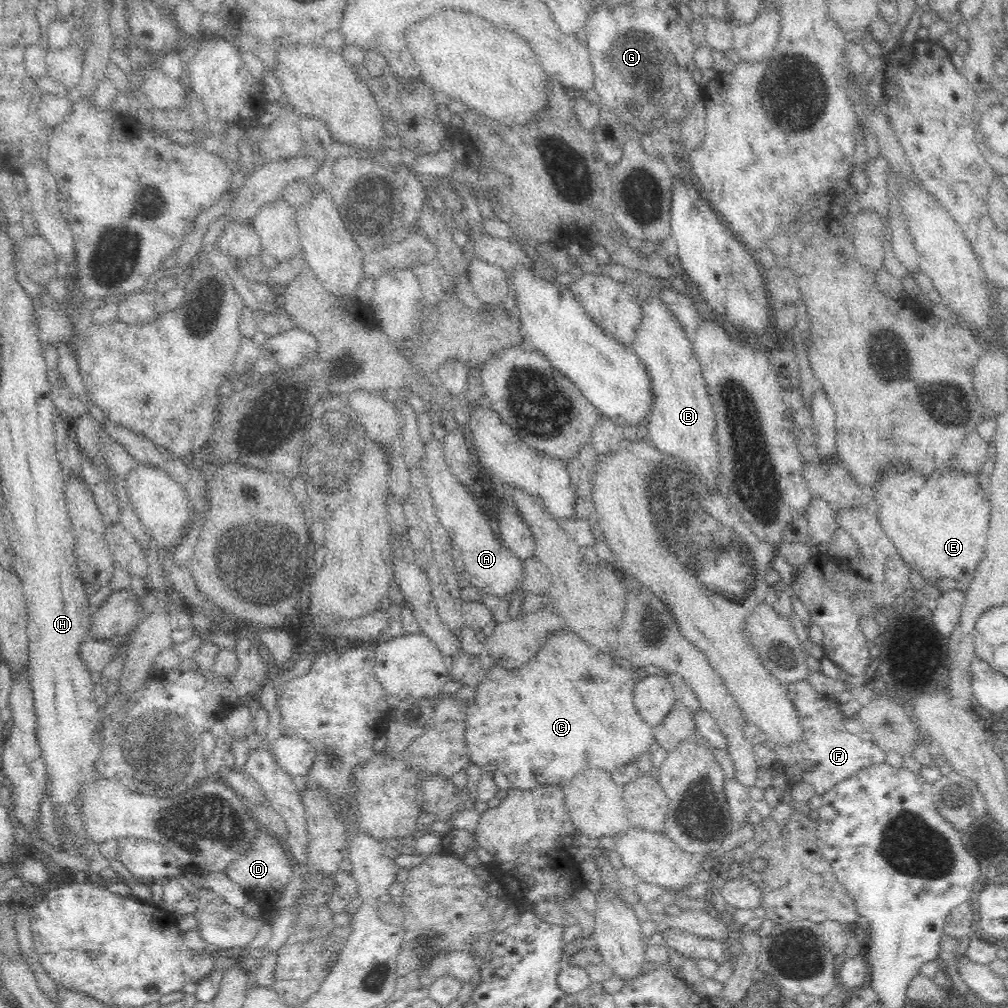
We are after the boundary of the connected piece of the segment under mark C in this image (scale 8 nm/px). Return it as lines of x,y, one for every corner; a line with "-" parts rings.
564,629
549,633
549,636
537,652
537,656
534,656
529,664
524,666
524,668
520,668
520,670
509,672
498,666
487,666
484,679
475,688
476,694
474,694
474,700
466,704
464,739
468,753
470,753
470,764
484,768
494,767
500,771
500,774
507,776
512,788
531,791
536,787
542,788
548,785
568,784
582,768
608,768
608,772
612,772
614,768
632,762
646,748
655,744
653,728
642,722
642,718
638,716
638,712
636,712
636,708
632,704
632,692
634,692
635,688
632,675
628,670
616,666
610,655
601,653
594,647
588,646
578,636
575,636
570,631
566,632

